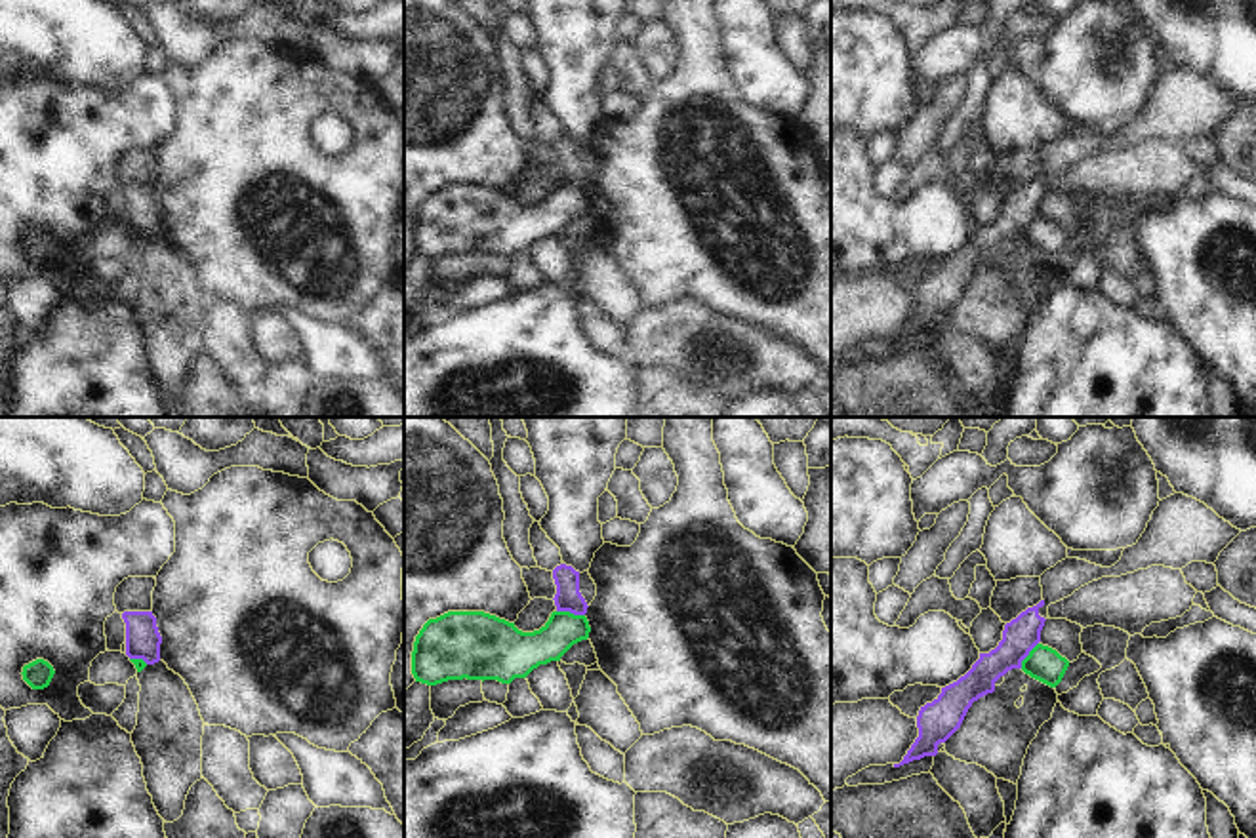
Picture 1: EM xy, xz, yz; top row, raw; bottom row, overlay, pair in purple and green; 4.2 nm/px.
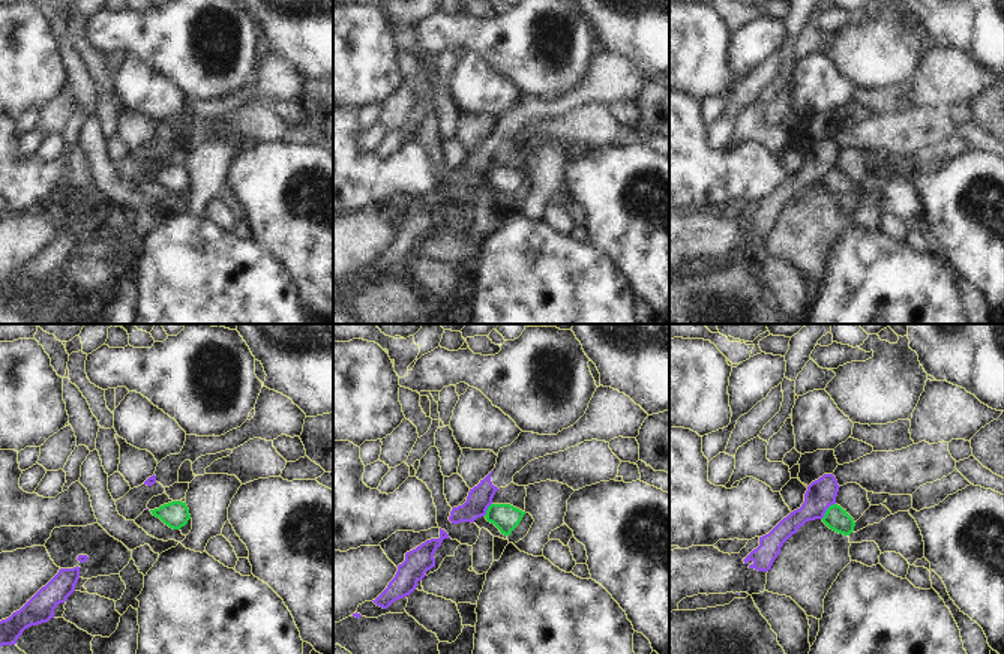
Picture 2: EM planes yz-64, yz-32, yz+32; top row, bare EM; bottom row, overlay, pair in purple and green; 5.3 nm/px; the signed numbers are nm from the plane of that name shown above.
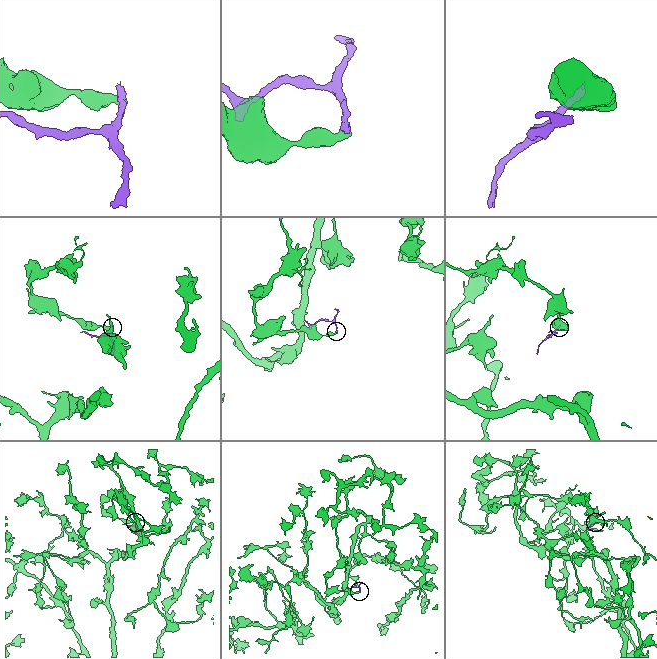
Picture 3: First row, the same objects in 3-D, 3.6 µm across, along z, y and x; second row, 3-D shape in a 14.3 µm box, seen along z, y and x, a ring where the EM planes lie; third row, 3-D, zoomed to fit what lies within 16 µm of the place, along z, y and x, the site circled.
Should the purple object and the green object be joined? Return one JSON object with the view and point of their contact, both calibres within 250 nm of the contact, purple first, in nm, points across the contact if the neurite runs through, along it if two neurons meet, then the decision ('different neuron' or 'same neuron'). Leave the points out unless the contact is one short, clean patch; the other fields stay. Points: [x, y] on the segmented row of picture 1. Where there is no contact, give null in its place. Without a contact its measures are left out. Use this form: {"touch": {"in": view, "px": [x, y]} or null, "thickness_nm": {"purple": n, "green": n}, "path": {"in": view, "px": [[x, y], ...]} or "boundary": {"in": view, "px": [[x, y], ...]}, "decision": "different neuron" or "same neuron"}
{"touch": {"in": "xz", "px": [570, 612]}, "thickness_nm": {"purple": 110, "green": 160}, "boundary": {"in": "xz", "px": [[557, 610], [584, 616]]}, "decision": "different neuron"}

